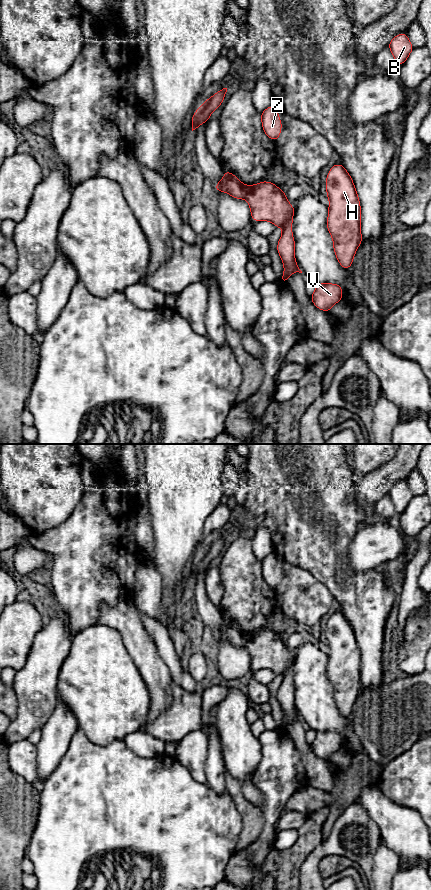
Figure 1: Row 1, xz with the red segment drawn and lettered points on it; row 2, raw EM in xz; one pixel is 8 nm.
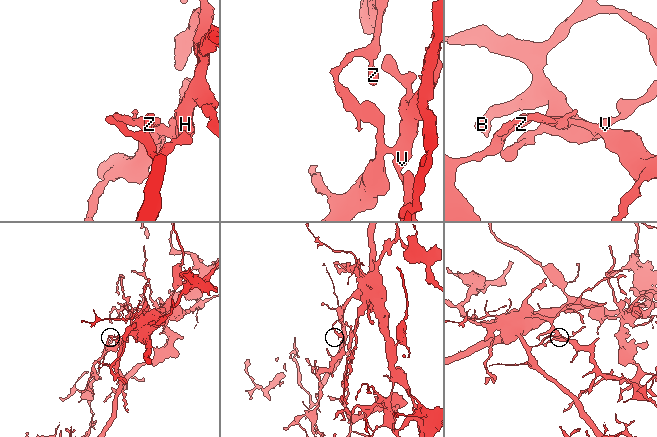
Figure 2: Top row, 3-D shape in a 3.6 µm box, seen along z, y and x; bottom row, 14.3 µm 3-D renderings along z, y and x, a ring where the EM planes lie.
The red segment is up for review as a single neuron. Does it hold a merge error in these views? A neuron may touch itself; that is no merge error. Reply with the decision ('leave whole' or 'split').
split

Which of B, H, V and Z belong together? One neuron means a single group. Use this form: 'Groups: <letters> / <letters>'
Groups: B H V / Z

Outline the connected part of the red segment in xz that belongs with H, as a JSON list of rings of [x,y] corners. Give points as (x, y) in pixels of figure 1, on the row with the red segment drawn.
[[[341,163],[331,167],[325,185],[330,201],[327,228],[333,238],[337,260],[348,270],[363,241],[360,201],[353,180]]]

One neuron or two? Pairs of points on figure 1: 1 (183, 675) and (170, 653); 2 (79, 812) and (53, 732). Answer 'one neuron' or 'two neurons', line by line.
1: one neuron
2: two neurons

